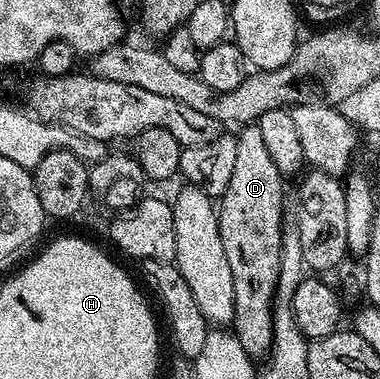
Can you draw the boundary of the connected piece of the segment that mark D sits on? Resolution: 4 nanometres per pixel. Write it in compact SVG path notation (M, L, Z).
M258 123L244 124L235 136L237 142L237 159L233 165L233 178L225 186L223 195L218 197L219 229L221 246L225 246L225 259L232 271L234 318L231 330L252 359L266 357L272 346L272 318L277 278L281 270L282 228L285 202L283 202L283 183L285 177L277 170L269 150L265 147Z

